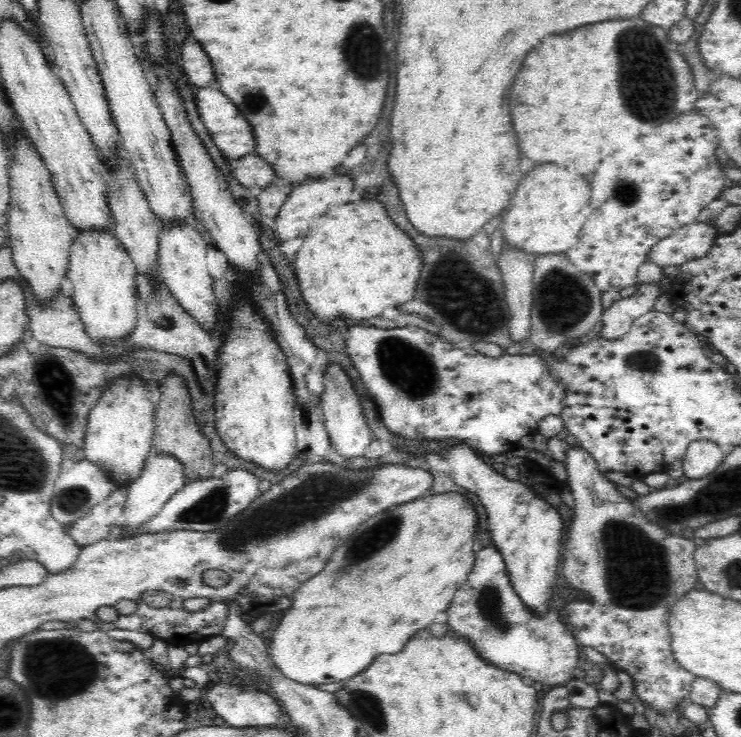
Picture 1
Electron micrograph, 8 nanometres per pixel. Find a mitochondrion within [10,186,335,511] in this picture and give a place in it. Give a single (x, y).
(57, 385)

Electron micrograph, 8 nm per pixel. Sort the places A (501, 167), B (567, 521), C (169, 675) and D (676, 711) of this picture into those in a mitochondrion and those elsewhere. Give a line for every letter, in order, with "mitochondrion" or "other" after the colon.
A: mitochondrion
B: other
C: other
D: other

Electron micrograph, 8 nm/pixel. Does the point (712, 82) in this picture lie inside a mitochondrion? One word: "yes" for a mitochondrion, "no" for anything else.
no

